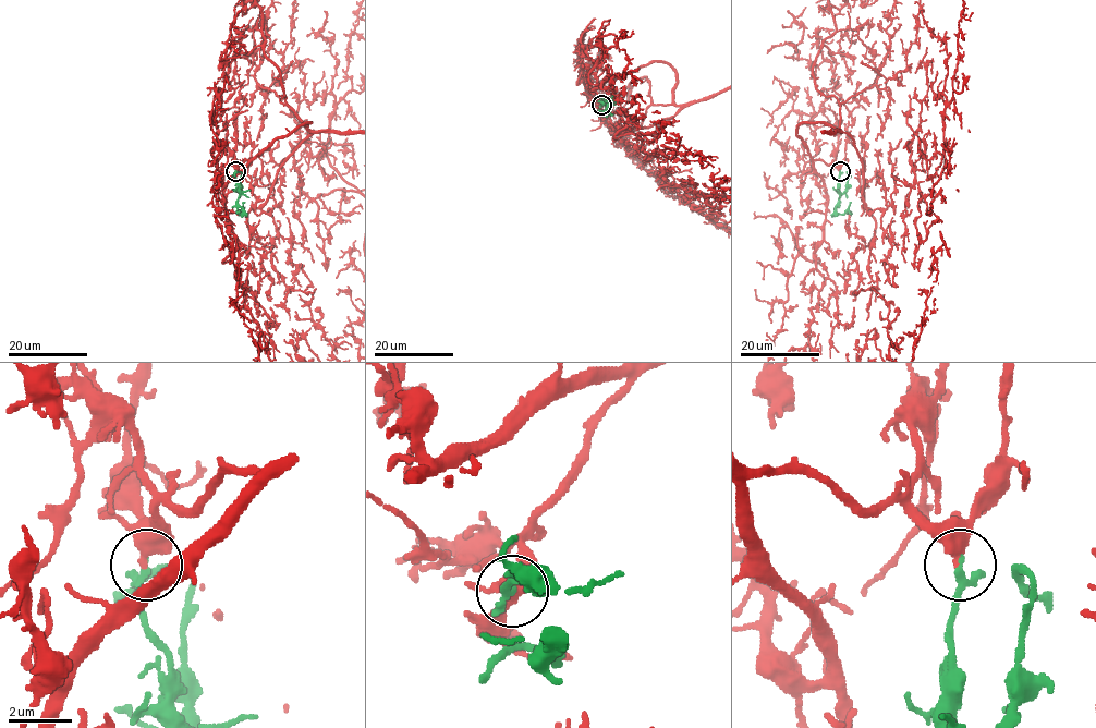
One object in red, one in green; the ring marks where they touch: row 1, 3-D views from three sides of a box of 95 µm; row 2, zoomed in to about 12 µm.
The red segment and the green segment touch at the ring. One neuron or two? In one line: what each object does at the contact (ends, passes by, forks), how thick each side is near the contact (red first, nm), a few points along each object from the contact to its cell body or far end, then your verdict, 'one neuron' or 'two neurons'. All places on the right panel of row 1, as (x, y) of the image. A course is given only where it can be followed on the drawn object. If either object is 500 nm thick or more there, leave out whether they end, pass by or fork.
red ends there; green passes by; 480 nm thick on the red side, 180 nm on the other; red runs (839, 171), (796, 135), (836, 128), (783, 129), (880, 112); green runs (839, 171), (840, 193), (836, 210), (844, 213), (851, 202); one neuron

